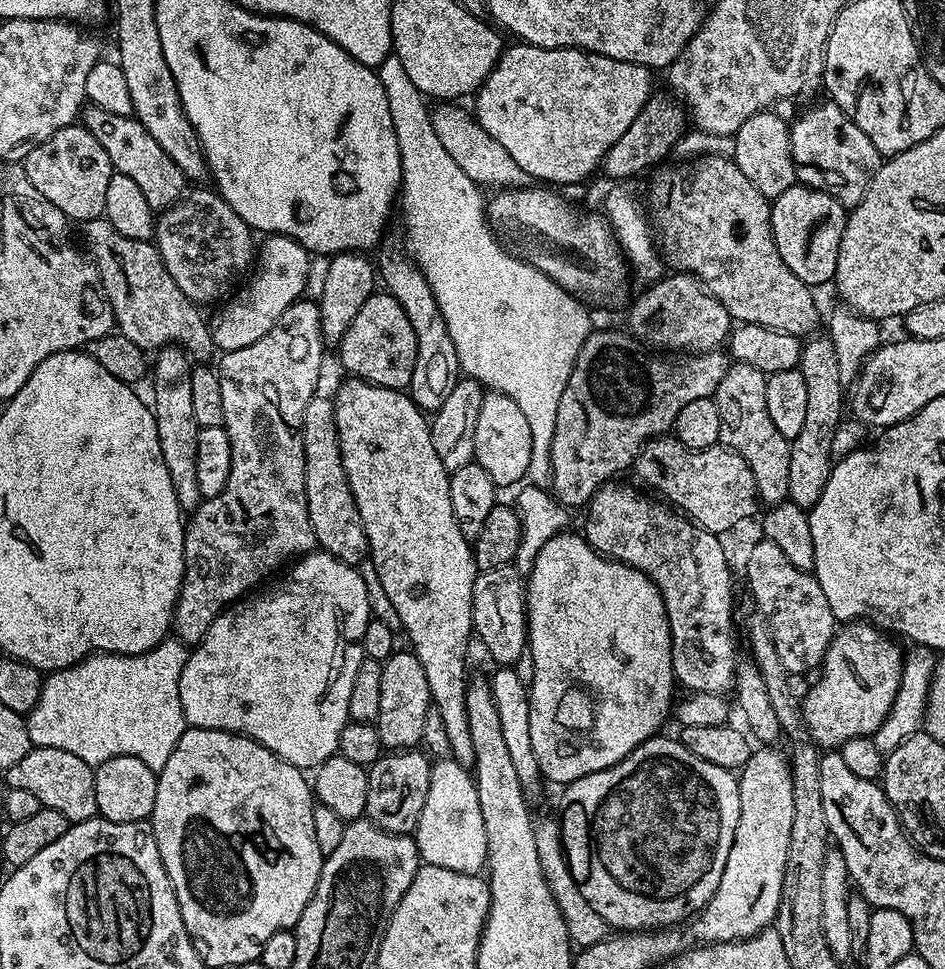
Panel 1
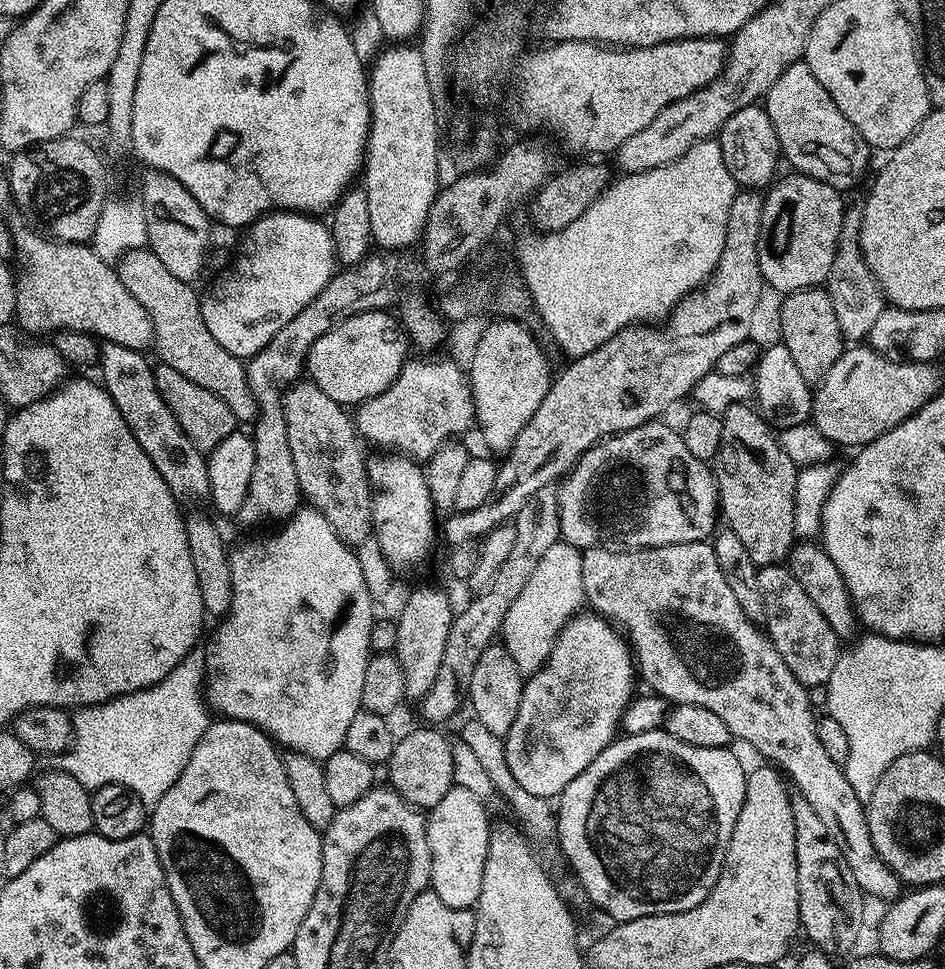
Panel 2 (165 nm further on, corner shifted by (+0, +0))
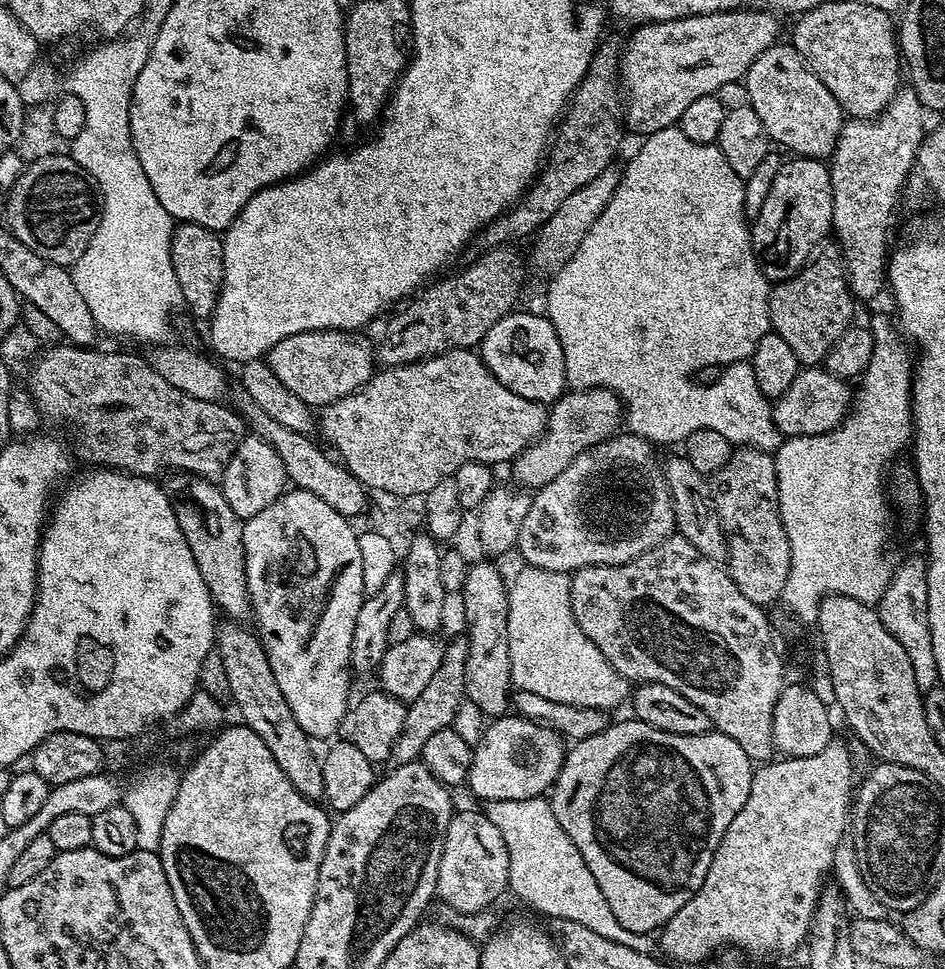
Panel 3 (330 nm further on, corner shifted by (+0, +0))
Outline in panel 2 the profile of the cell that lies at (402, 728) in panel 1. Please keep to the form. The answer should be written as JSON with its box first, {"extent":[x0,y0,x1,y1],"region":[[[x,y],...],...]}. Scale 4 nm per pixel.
{"extent":[395,589,454,702],"region":[[[442,589],[433,592],[412,592],[404,604],[400,616],[395,617],[398,630],[395,658],[402,666],[404,675],[404,695],[409,701],[419,702],[434,686],[434,678],[438,674],[438,666],[442,663],[442,653],[446,650],[446,634],[450,634],[450,626],[454,615],[454,607]]]}

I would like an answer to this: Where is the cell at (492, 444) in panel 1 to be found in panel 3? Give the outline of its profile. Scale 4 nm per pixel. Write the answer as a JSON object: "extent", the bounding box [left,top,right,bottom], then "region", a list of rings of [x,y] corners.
{"extent":[478,310,566,406],"region":[[[513,310],[503,316],[478,345],[478,355],[484,364],[514,394],[530,398],[545,406],[559,400],[566,391],[566,362],[562,354],[562,342],[549,322],[547,315],[535,316],[532,312]]]}

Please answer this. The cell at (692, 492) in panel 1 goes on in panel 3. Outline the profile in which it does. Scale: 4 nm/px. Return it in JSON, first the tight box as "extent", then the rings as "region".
{"extent":[516,434,677,574],"region":[[[617,434],[578,454],[578,458],[574,458],[558,478],[554,478],[554,482],[542,486],[532,496],[532,505],[526,518],[522,518],[522,530],[516,539],[523,563],[529,568],[569,574],[601,564],[625,564],[673,535],[677,529],[672,498],[661,457],[656,457],[656,452],[649,440],[631,434]]]}

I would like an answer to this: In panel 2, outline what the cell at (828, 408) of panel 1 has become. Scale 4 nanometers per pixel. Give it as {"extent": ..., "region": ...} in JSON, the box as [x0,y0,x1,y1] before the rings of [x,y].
{"extent":[781,286,846,385],"region":[[[820,286],[789,292],[782,302],[781,320],[781,341],[790,350],[799,373],[809,385],[819,385],[830,366],[846,351],[846,341],[838,326],[838,317],[834,315],[834,302],[830,302],[827,291]]]}

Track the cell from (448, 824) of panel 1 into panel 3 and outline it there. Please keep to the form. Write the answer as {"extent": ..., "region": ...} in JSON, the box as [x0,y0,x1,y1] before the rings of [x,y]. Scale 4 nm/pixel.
{"extent":[436,812,510,912],"region":[[[460,812],[453,815],[444,835],[442,854],[438,862],[436,896],[444,899],[457,912],[483,912],[493,907],[492,903],[503,892],[509,891],[508,871],[510,858],[498,826],[490,822],[483,812]]]}

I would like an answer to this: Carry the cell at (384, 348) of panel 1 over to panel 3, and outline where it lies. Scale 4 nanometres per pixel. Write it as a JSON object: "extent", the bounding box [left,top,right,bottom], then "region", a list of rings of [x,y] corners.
{"extent":[266,330,374,410],"region":[[[314,330],[290,334],[290,338],[282,338],[268,352],[266,359],[274,378],[316,410],[323,410],[327,404],[338,402],[338,398],[358,391],[374,374],[373,341],[359,331]]]}

